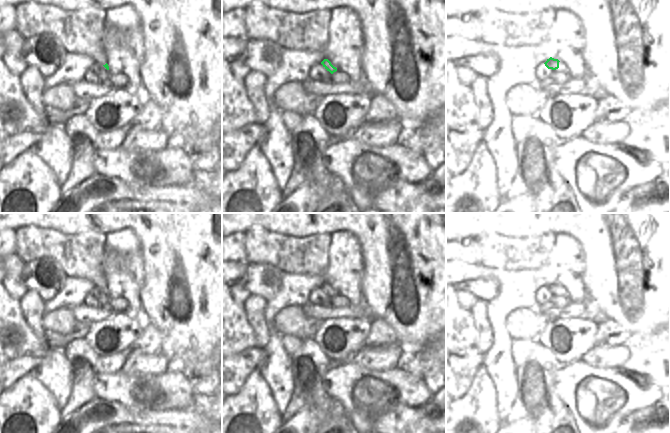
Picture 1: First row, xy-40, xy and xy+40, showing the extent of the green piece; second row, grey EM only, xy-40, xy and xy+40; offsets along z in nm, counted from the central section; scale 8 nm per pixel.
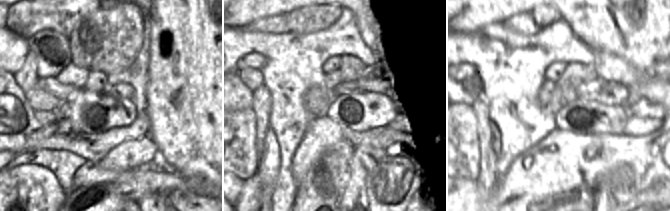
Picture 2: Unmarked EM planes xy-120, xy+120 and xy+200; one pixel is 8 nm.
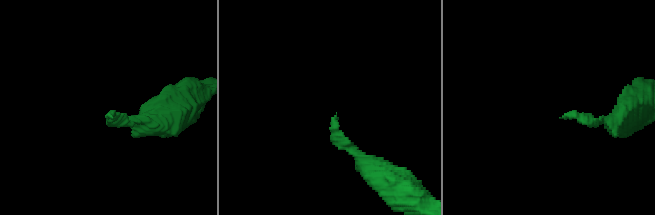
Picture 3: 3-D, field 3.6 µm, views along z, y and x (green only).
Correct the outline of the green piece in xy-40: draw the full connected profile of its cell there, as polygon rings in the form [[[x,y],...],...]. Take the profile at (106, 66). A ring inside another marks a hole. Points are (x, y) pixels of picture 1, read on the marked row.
[[[94,63],[89,67],[85,74],[85,80],[88,83],[106,83],[109,78],[109,66],[106,63],[105,65],[100,65]]]

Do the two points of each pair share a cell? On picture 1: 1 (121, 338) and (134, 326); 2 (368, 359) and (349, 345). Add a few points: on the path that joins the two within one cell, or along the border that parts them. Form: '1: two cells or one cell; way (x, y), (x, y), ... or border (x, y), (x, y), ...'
1: one cell; way (124, 335), (131, 328)
2: two cells; border (361, 347), (349, 359)

